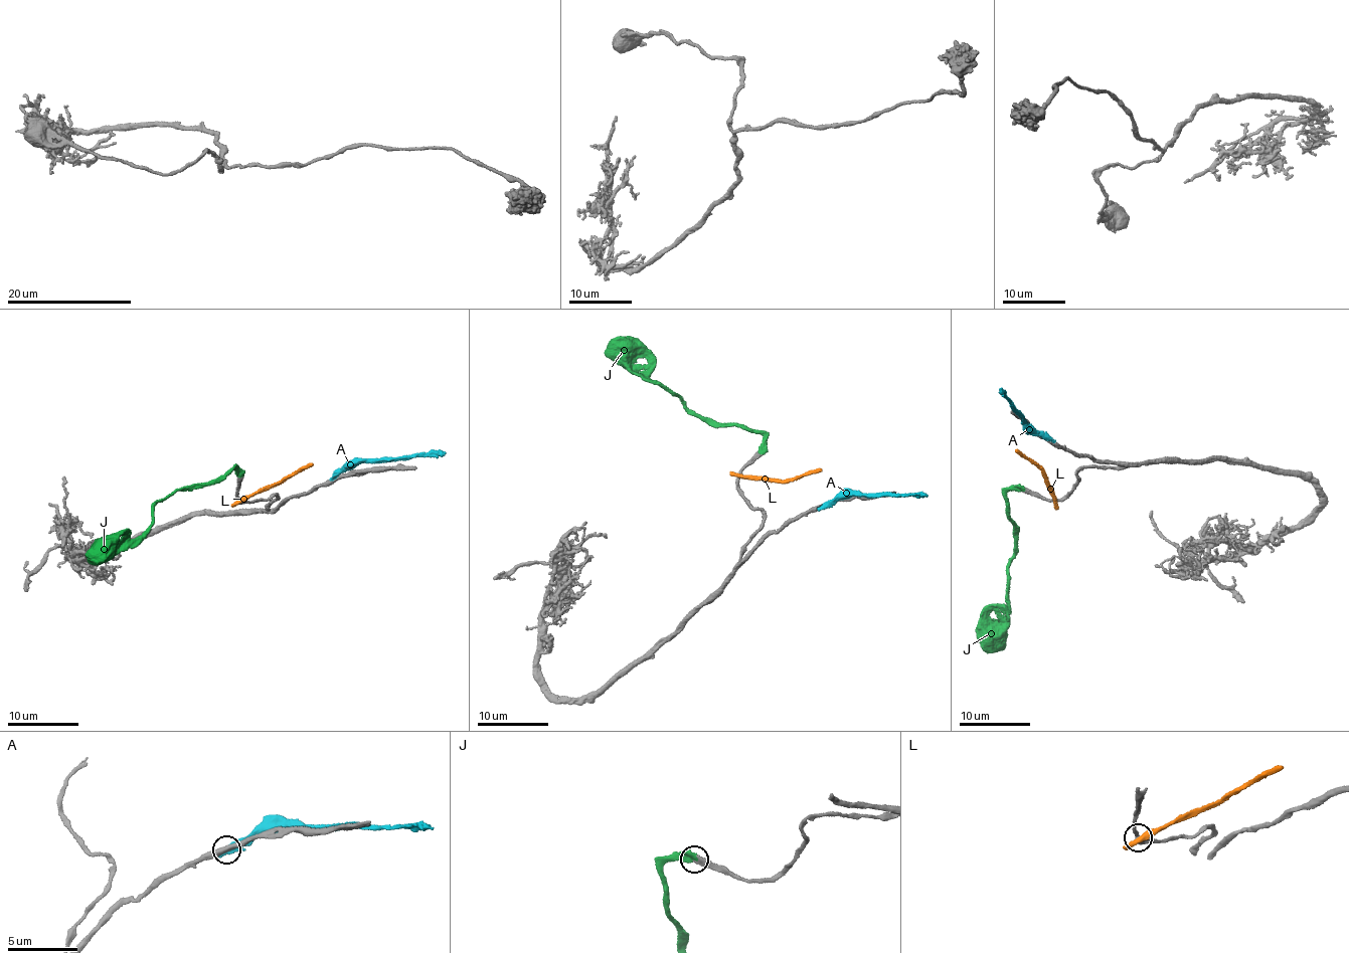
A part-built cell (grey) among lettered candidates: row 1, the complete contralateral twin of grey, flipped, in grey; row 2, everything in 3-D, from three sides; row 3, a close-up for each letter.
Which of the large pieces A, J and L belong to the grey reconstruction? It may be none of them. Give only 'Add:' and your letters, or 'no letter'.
Add: no letter

